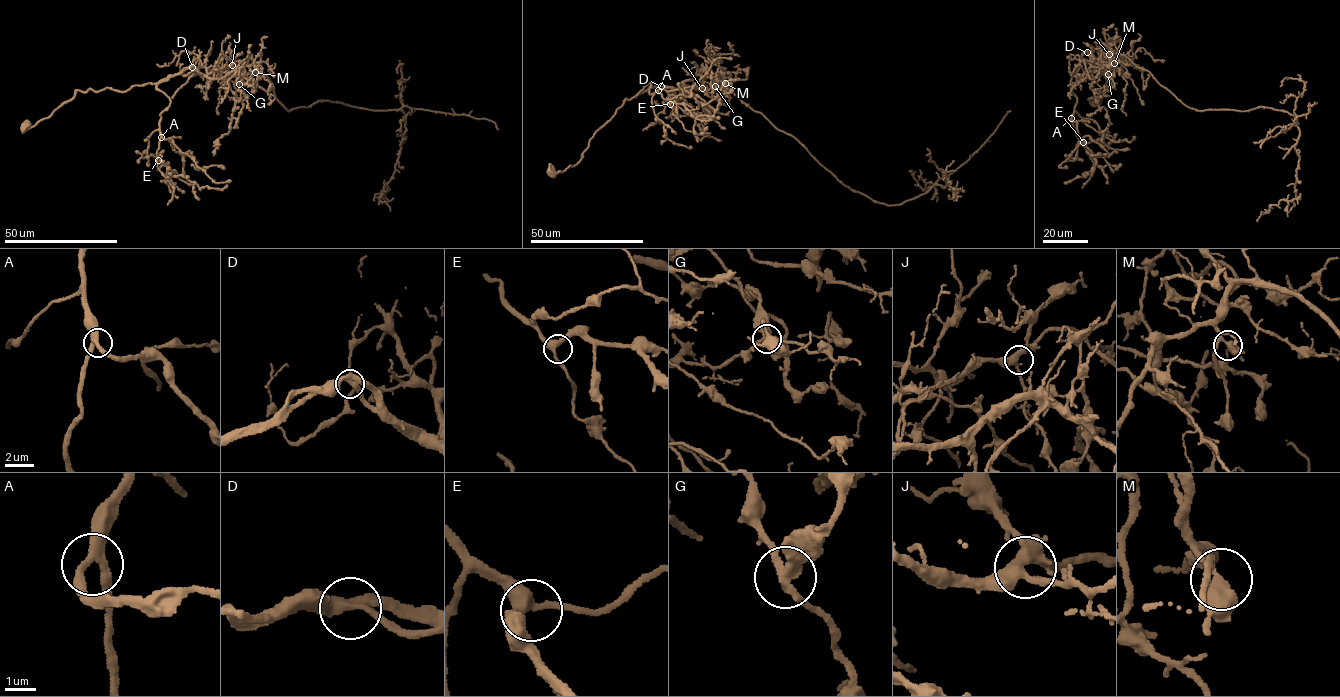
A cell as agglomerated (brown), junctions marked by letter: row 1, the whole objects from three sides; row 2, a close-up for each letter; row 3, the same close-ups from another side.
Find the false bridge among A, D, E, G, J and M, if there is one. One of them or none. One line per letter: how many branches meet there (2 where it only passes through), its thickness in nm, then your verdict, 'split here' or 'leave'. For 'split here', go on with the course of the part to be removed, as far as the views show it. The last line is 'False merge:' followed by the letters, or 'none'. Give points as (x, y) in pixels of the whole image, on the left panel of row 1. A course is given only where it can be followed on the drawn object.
A: 3 | 320 nm | leave
D: 3 | 340 nm | leave
E: 3 | 360 nm | leave
G: 3 | 320 nm | split here | (239, 84), (250, 55), (288, 111), (328, 100), (400, 110), (405, 132), (379, 199), (390, 211)
J: 3 | 320 nm | leave
M: 3 | 360 nm | leave
False merge: G

